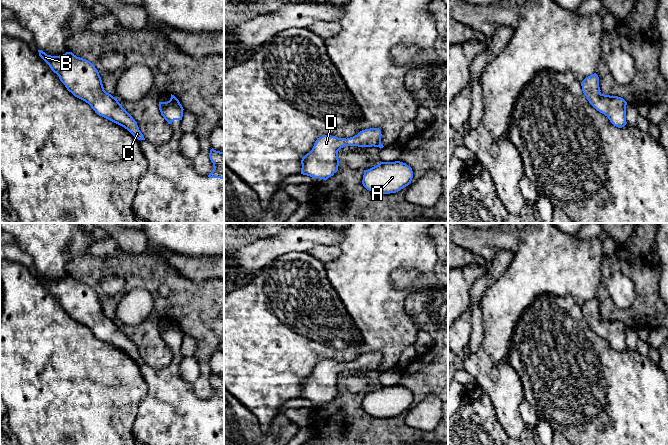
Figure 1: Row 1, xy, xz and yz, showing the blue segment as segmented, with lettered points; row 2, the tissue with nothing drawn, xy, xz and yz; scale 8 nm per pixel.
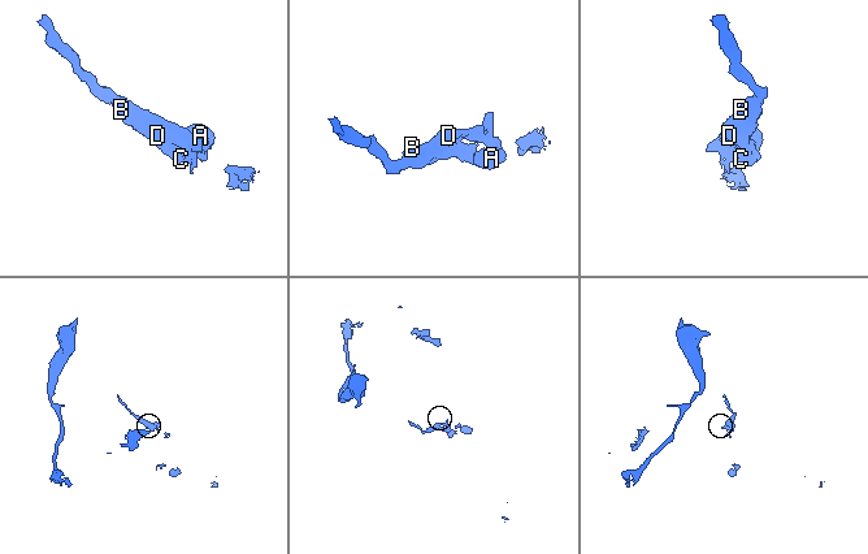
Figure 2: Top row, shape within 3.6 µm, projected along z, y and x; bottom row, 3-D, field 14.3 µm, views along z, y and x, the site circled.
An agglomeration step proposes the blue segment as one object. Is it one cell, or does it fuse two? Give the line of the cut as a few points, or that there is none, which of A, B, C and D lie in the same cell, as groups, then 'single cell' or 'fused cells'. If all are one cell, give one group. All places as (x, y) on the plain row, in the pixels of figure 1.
no cut; A B C D; single cell

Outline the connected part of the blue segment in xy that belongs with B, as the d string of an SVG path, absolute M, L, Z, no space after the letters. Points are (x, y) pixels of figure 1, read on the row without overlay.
M42 274L38 276L75 321L88 327L99 340L127 353L136 363L145 364L133 341L117 322L104 314L99 296L90 285L77 281L72 276L59 280L47 279Z

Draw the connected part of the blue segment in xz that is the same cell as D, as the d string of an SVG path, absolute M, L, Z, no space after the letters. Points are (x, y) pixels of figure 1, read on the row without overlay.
M370 352L360 355L350 362L338 362L331 359L319 361L312 372L301 384L301 398L327 404L338 395L338 375L345 370L379 371L381 368L381 354Z

